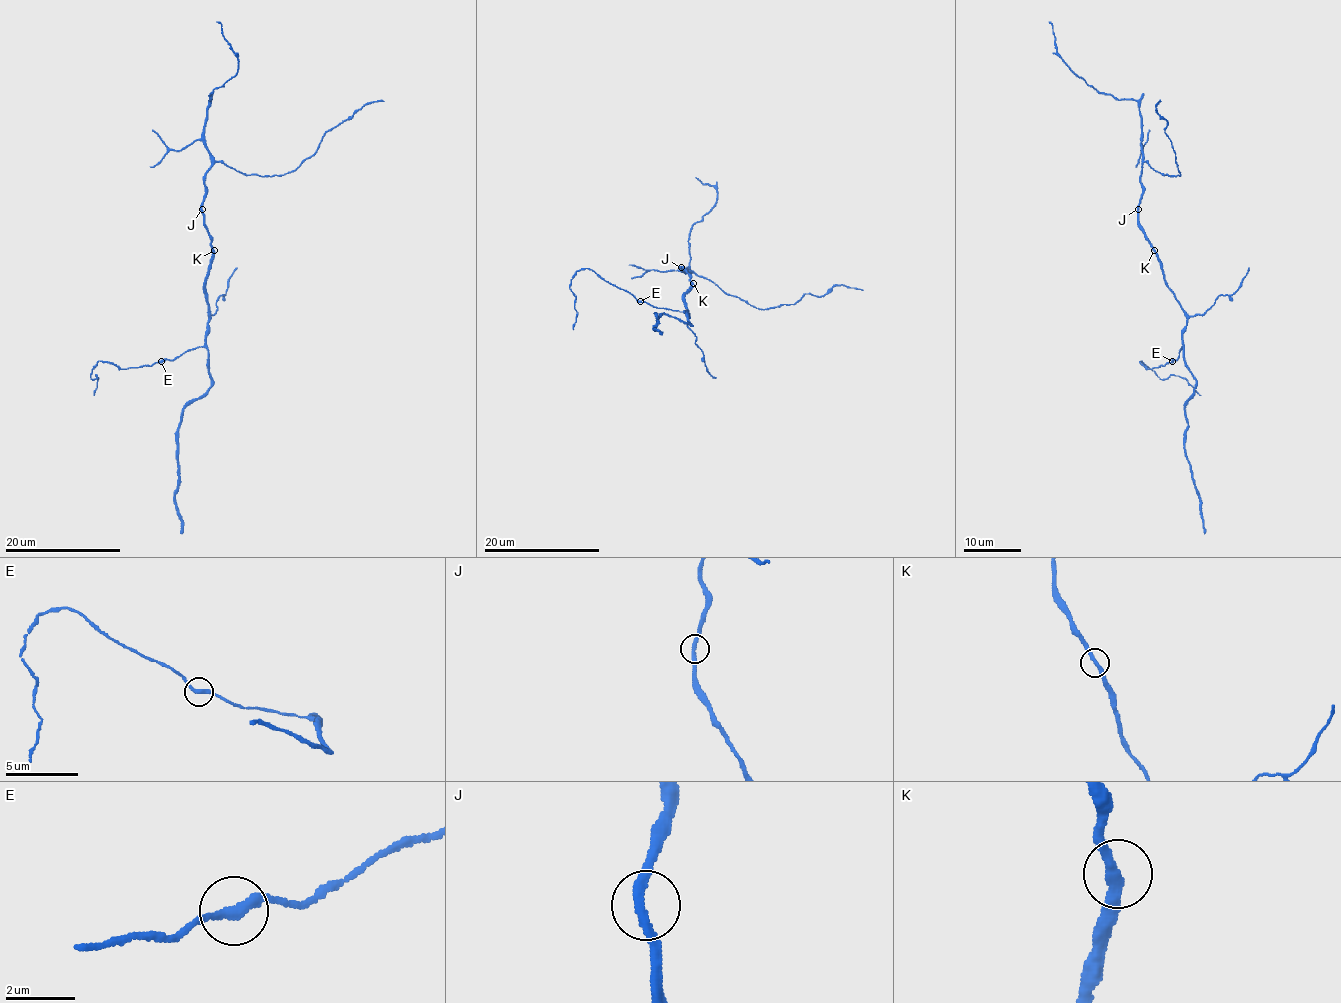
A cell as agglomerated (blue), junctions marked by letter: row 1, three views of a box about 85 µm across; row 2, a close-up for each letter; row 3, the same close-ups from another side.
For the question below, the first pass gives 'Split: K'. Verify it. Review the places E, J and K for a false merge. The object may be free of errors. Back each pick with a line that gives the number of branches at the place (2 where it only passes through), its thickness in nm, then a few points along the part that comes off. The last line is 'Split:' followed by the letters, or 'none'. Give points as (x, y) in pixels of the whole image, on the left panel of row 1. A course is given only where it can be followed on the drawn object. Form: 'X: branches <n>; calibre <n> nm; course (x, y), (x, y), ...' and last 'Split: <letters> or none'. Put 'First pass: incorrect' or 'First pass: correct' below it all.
Split: none
First pass: incorrect

